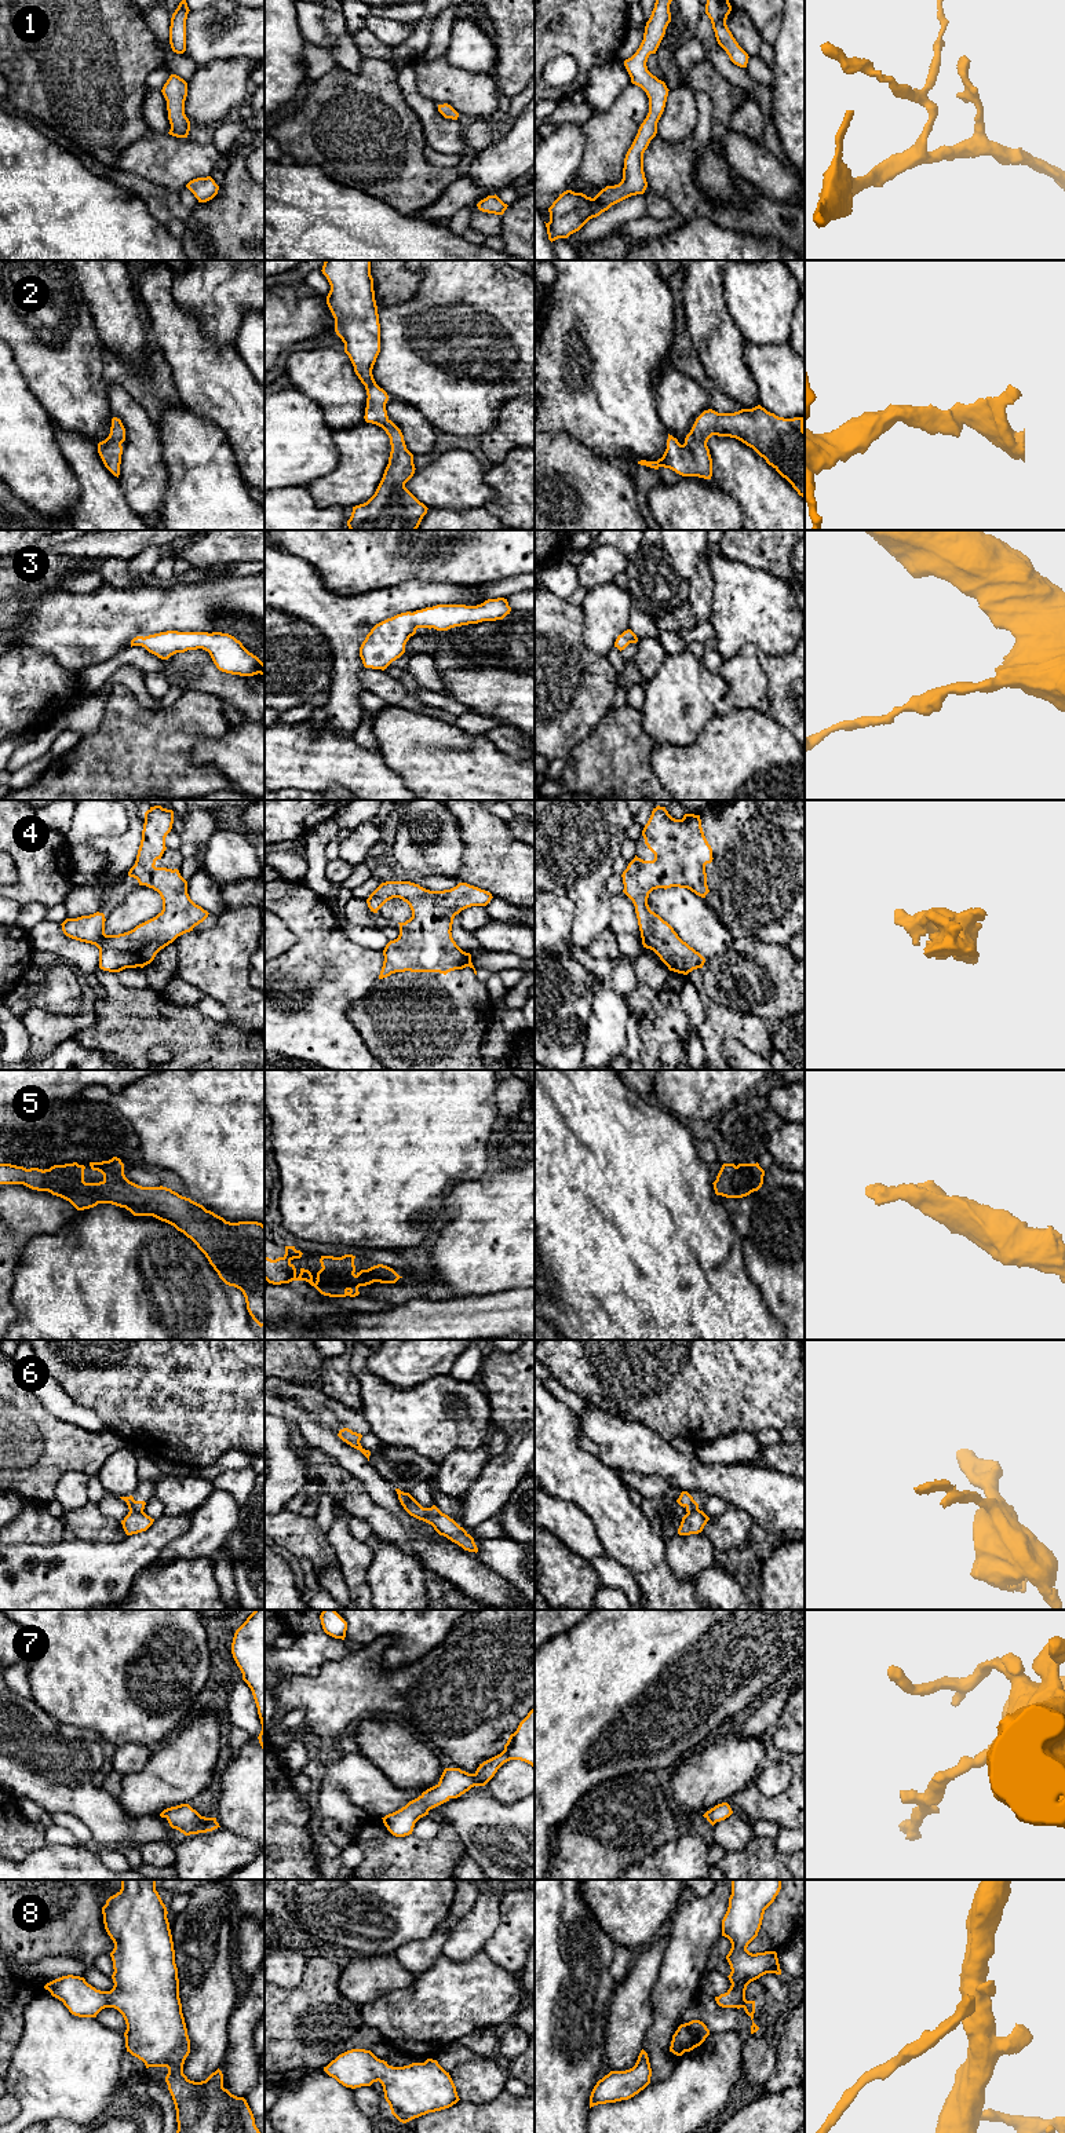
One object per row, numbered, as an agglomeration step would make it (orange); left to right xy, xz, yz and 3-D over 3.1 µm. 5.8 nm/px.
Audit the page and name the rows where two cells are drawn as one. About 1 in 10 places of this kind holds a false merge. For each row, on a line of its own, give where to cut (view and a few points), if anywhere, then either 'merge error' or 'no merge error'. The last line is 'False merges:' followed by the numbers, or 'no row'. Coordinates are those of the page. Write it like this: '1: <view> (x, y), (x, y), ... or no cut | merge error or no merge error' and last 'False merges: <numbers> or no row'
1: no cut | no merge error
2: no cut | no merge error
3: no cut | no merge error
4: no cut | no merge error
5: no cut | no merge error
6: xy (130, 1511), (142, 1512) | merge error
7: no cut | no merge error
8: no cut | no merge error
False merges: 6

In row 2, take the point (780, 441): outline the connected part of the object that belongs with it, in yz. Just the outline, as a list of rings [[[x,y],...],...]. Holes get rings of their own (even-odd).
[[[761,405],[734,413],[704,410],[683,445],[668,434],[663,457],[657,461],[641,460],[638,464],[654,470],[670,468],[682,476],[711,479],[712,459],[707,442],[712,435],[736,438],[752,448],[805,498],[803,417],[778,417]]]

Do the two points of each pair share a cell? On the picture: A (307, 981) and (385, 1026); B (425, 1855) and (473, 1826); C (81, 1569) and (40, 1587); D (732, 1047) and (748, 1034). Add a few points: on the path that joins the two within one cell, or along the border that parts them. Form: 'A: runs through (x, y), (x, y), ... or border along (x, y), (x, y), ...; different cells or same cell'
A: border along (374, 985), (347, 1008), (347, 1018), (360, 1036); different cells
B: border along (440, 1821), (445, 1821), (469, 1850); different cells
C: runs through (72, 1575), (50, 1587); same cell
D: border along (719, 1047), (726, 1038), (736, 1038), (761, 1055); different cells

